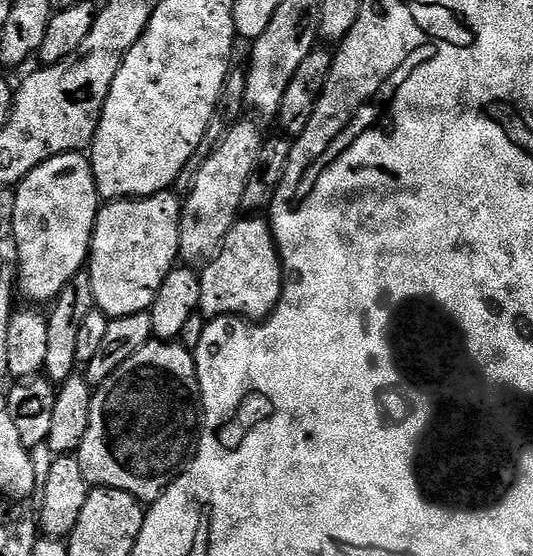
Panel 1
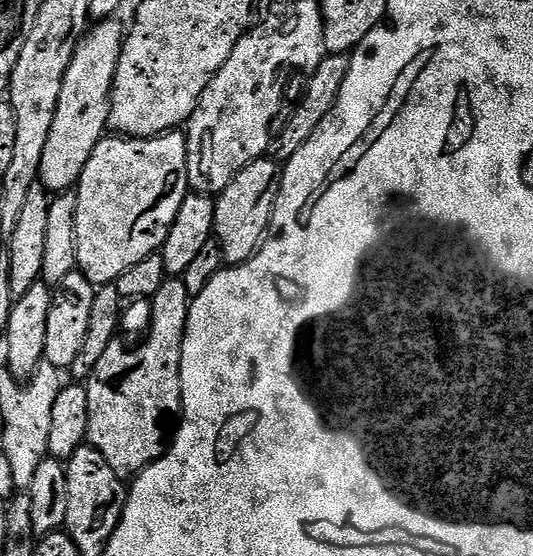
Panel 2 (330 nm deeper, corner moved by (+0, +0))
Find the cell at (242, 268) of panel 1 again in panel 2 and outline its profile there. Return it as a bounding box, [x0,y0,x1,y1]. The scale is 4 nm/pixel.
[214,158,282,265]

